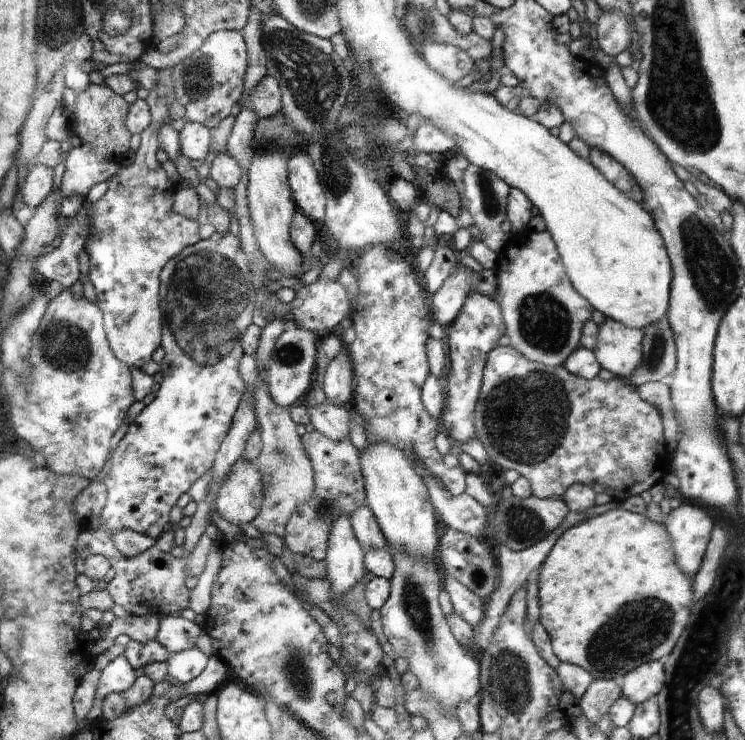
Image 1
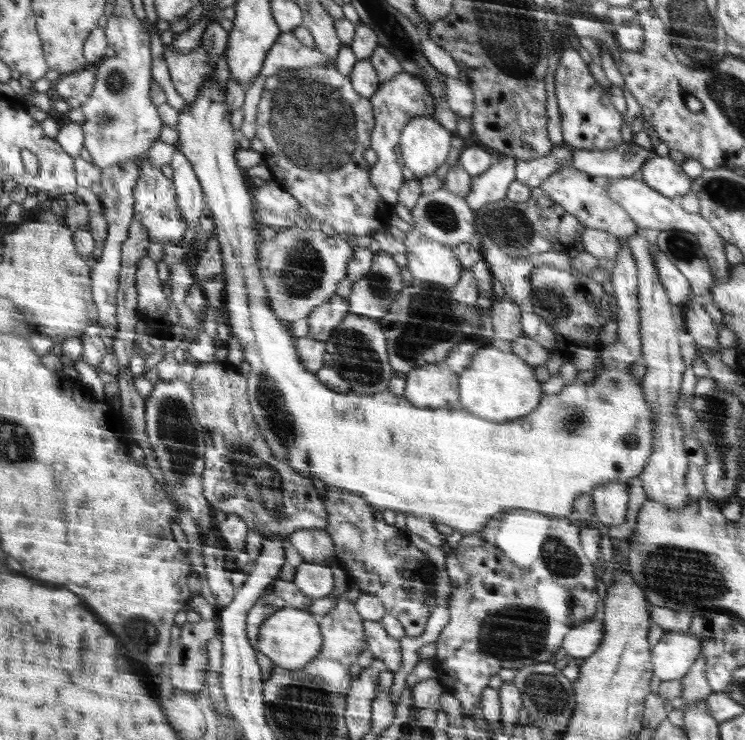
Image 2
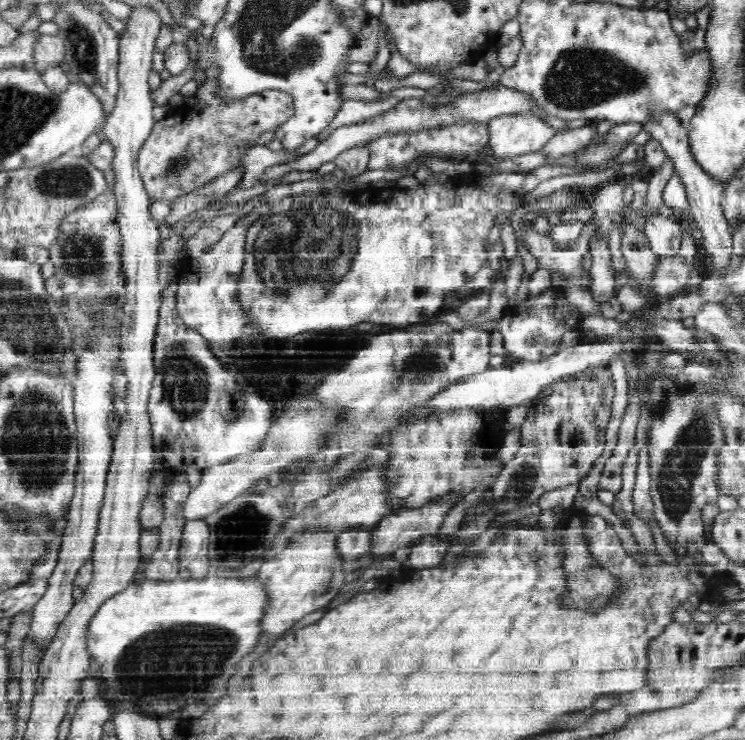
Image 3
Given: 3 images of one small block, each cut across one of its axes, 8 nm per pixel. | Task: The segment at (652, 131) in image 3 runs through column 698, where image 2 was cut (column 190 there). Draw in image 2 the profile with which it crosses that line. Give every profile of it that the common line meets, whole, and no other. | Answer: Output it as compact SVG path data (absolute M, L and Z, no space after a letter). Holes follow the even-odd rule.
M175 146L169 165L173 168L171 179L177 187L178 204L180 204L181 212L184 213L184 219L187 221L189 228L195 228L197 232L200 232L201 227L198 218L202 216L204 193L192 165L181 153L179 146Z

